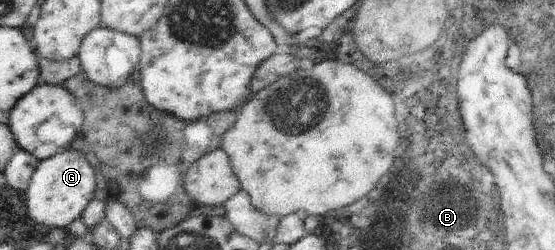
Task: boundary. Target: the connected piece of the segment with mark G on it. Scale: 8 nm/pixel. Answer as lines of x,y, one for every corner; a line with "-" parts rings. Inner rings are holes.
69,147
52,157
40,161
39,166
31,175
28,187
24,190
24,204
27,206
27,215
35,223
45,224
51,228
68,228
71,222
75,222
81,217
81,213
91,200
94,199
95,192
95,172
92,165
85,158
81,151

